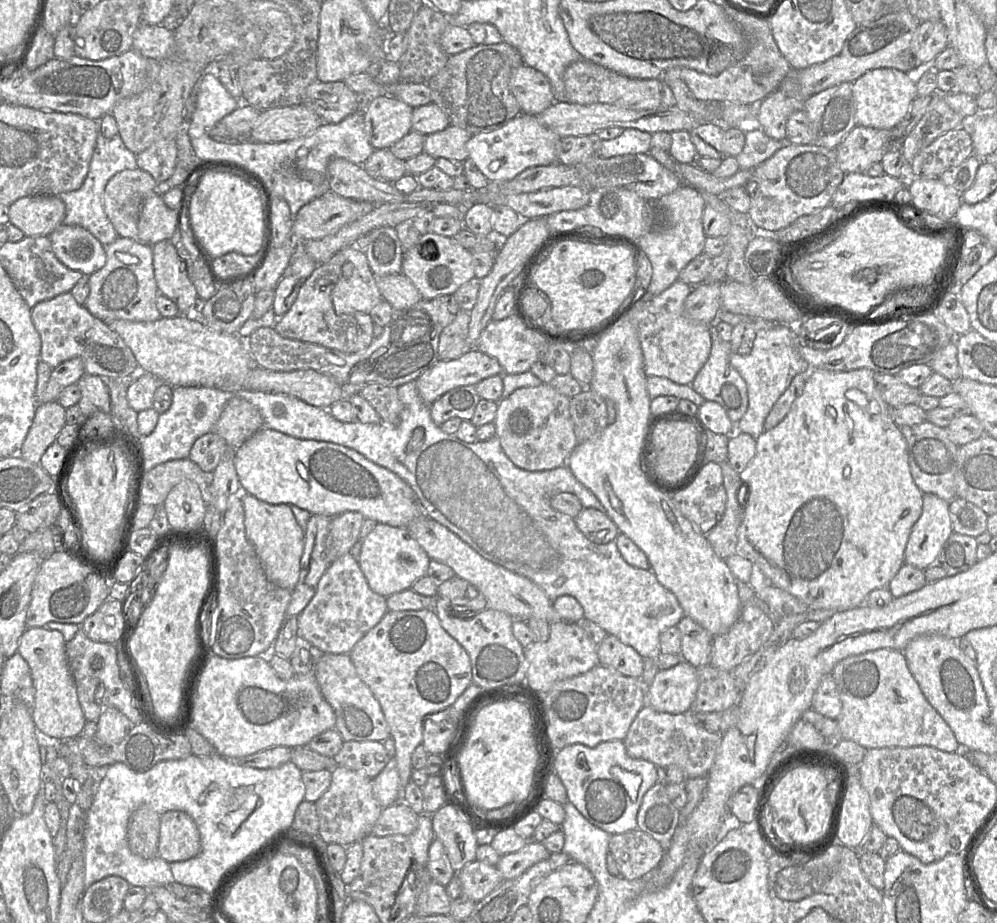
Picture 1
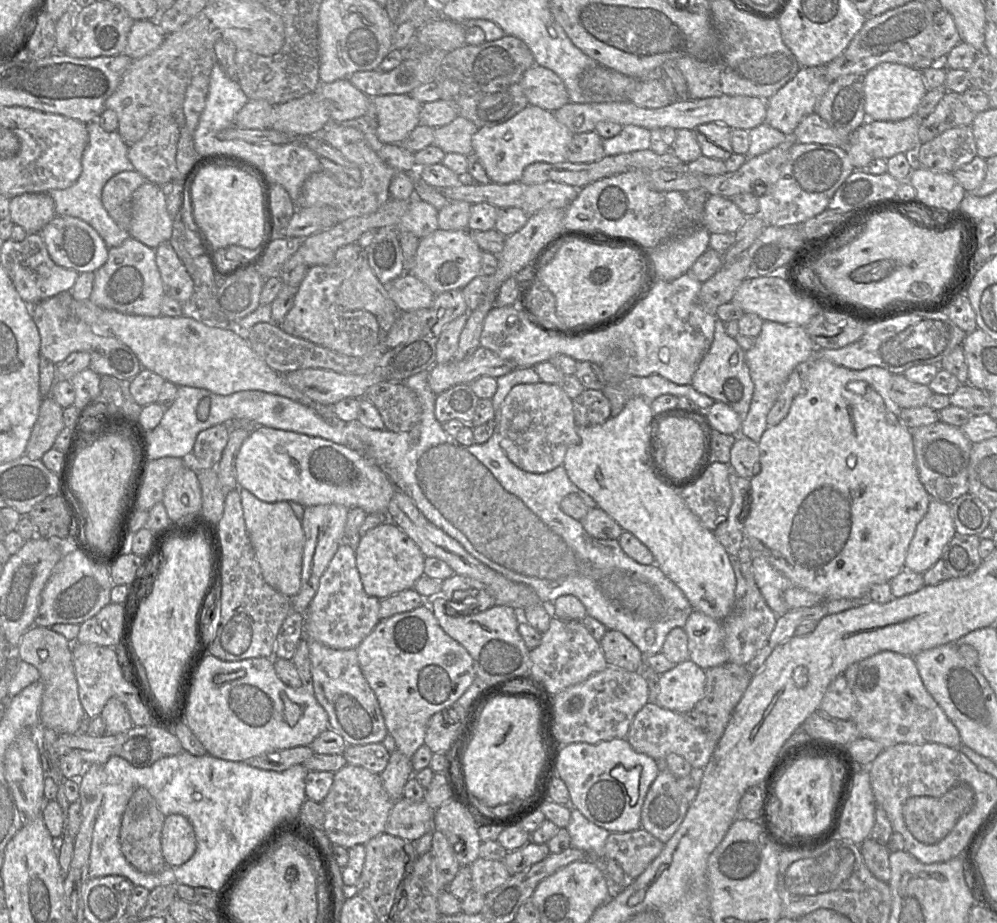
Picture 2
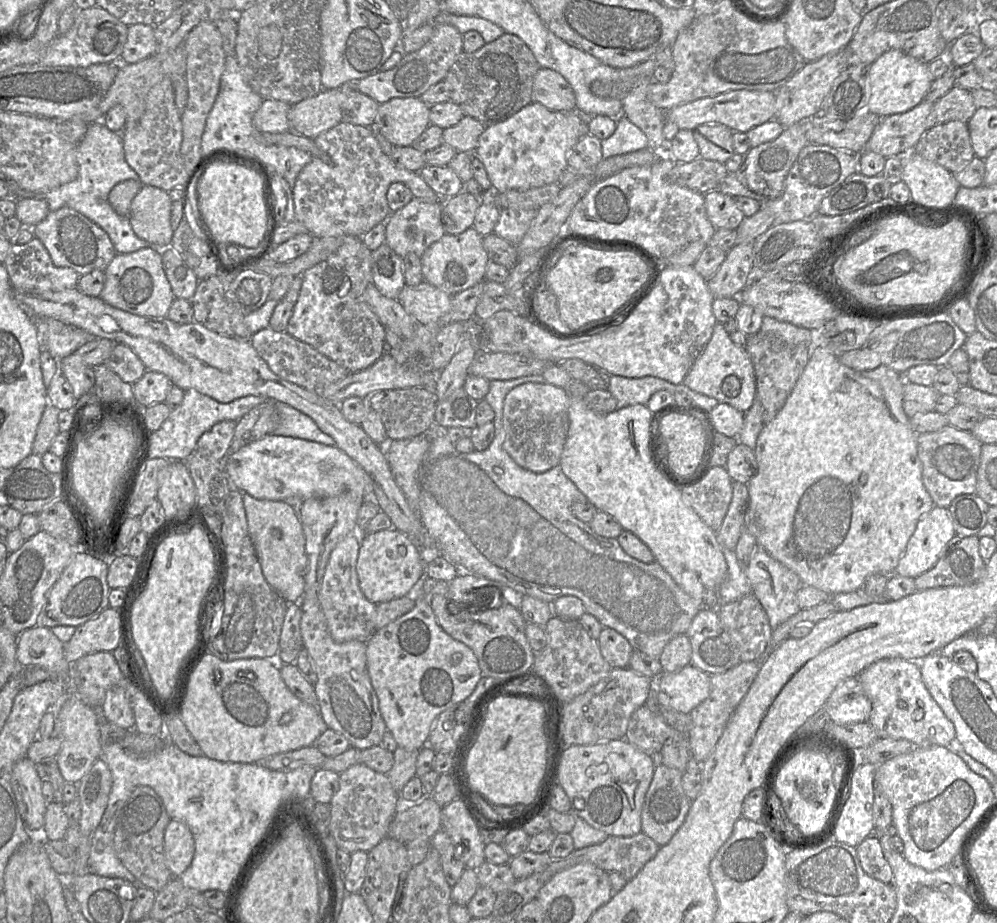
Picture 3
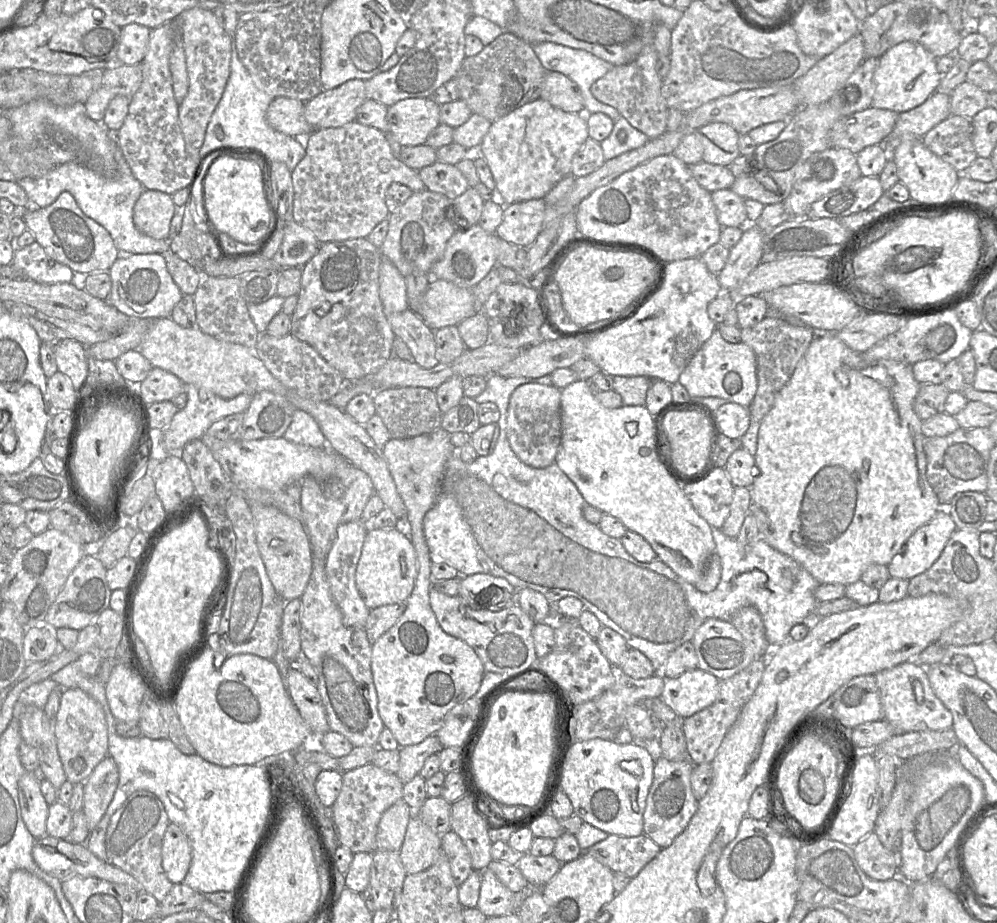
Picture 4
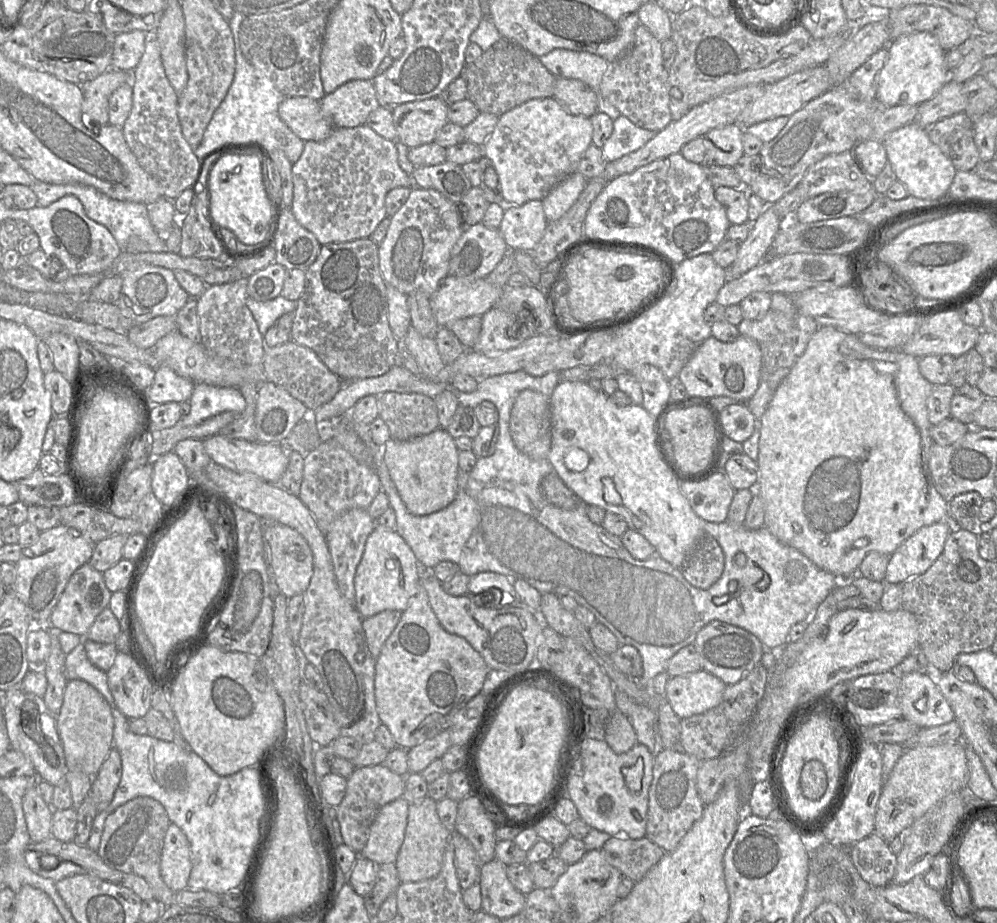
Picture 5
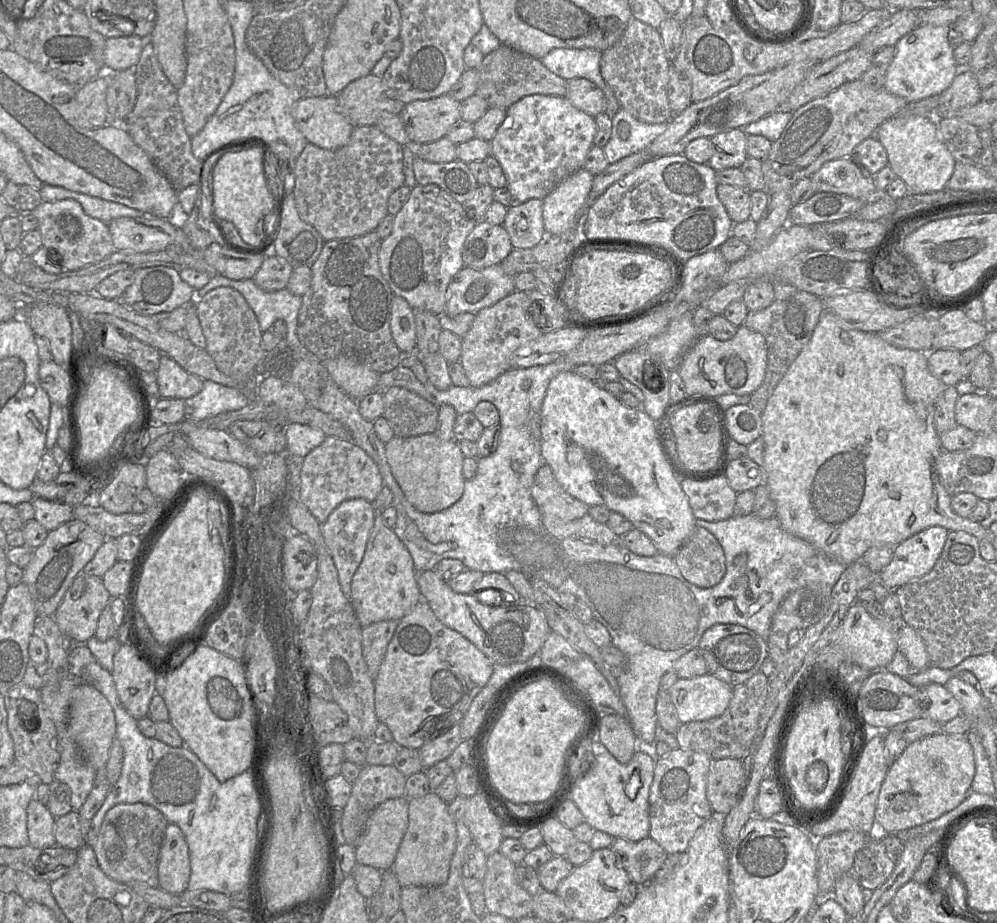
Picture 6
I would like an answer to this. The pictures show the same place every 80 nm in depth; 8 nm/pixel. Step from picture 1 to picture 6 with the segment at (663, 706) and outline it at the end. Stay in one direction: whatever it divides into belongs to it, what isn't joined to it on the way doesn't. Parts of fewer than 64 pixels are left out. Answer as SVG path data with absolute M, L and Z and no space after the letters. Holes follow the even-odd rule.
M710 673L678 678L667 691L681 724L720 716L733 695L732 686Z

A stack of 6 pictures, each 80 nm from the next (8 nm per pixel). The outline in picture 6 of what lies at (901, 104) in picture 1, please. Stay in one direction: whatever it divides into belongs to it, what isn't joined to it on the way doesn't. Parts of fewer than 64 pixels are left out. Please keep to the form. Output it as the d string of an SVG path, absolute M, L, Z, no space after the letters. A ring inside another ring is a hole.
M918 26L895 44L895 55L888 67L883 88L889 93L915 102L940 95L960 71L953 57L947 30L942 26Z

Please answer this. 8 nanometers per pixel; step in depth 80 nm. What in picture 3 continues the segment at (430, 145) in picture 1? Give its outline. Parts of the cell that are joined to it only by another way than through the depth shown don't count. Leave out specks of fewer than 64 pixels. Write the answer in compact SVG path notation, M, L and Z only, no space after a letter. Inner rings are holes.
M464 116L456 125L443 129L443 143L457 152L476 152L479 136L488 128L471 116Z

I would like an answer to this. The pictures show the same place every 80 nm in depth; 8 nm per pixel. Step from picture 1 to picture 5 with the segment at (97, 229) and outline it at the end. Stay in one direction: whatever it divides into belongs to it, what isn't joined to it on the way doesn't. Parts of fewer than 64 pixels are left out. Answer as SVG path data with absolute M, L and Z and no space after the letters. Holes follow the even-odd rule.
M35 181L29 187L36 194L38 200L37 206L40 207L46 207L65 195L73 195L78 198L87 217L105 226L113 235L123 252L168 252L163 237L160 237L150 222L147 205L143 203L116 200L92 186L77 183L49 184Z

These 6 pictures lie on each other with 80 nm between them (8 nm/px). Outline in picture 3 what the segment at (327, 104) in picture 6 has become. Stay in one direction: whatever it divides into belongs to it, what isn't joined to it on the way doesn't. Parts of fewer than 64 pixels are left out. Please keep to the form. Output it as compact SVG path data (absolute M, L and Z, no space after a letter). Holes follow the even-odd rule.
M263 99L253 116L253 125L260 132L284 133L290 130L288 113L291 105L279 100Z

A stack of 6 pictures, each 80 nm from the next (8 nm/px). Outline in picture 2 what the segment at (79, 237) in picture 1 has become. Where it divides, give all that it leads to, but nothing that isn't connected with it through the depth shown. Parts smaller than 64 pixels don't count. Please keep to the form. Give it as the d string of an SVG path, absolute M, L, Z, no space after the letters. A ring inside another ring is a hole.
M56 215L40 232L53 262L78 273L92 272L101 268L108 260L108 247L104 240L88 223L71 216Z

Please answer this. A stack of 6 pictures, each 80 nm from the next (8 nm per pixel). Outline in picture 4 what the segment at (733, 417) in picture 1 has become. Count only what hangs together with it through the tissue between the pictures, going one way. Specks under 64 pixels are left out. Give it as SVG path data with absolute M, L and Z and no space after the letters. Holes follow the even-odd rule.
M715 329L710 338L690 359L678 382L691 398L718 397L749 408L758 387L756 356L743 342L728 343Z

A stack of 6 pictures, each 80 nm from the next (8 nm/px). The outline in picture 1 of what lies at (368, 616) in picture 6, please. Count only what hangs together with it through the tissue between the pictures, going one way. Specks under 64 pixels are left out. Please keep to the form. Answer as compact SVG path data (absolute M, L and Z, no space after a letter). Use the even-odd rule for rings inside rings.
M378 523L362 541L357 562L369 588L387 598L410 589L416 580L427 576L430 558L406 528Z

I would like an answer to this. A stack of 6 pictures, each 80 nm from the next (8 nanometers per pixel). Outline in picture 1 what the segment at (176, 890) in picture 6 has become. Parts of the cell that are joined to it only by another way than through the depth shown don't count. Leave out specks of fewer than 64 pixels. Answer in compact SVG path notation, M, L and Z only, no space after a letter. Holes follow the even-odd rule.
M168 811L160 817L158 856L168 863L185 861L201 851L200 834L185 812Z

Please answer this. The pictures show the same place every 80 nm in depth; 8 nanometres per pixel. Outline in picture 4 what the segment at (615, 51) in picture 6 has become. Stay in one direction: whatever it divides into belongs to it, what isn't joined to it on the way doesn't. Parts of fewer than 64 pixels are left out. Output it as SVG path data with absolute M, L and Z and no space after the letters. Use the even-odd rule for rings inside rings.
M653 43L645 46L637 58L625 65L613 66L590 87L592 95L600 102L617 109L634 128L654 139L666 132L669 107L661 95L663 79L656 71L659 55Z

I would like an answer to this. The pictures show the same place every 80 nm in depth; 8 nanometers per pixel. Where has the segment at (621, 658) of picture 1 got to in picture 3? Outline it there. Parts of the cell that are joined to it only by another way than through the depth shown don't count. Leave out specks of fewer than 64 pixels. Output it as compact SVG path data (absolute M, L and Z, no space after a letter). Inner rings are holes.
M603 627L597 643L611 668L627 668L634 649L628 640L612 628Z

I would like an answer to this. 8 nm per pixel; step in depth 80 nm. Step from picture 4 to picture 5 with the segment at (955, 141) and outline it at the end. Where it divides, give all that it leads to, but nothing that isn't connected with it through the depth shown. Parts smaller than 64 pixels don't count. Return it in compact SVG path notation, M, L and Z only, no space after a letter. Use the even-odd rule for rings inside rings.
M965 112L943 118L928 128L930 140L937 145L952 162L956 171L971 171L980 161L979 151L974 142L973 119Z

